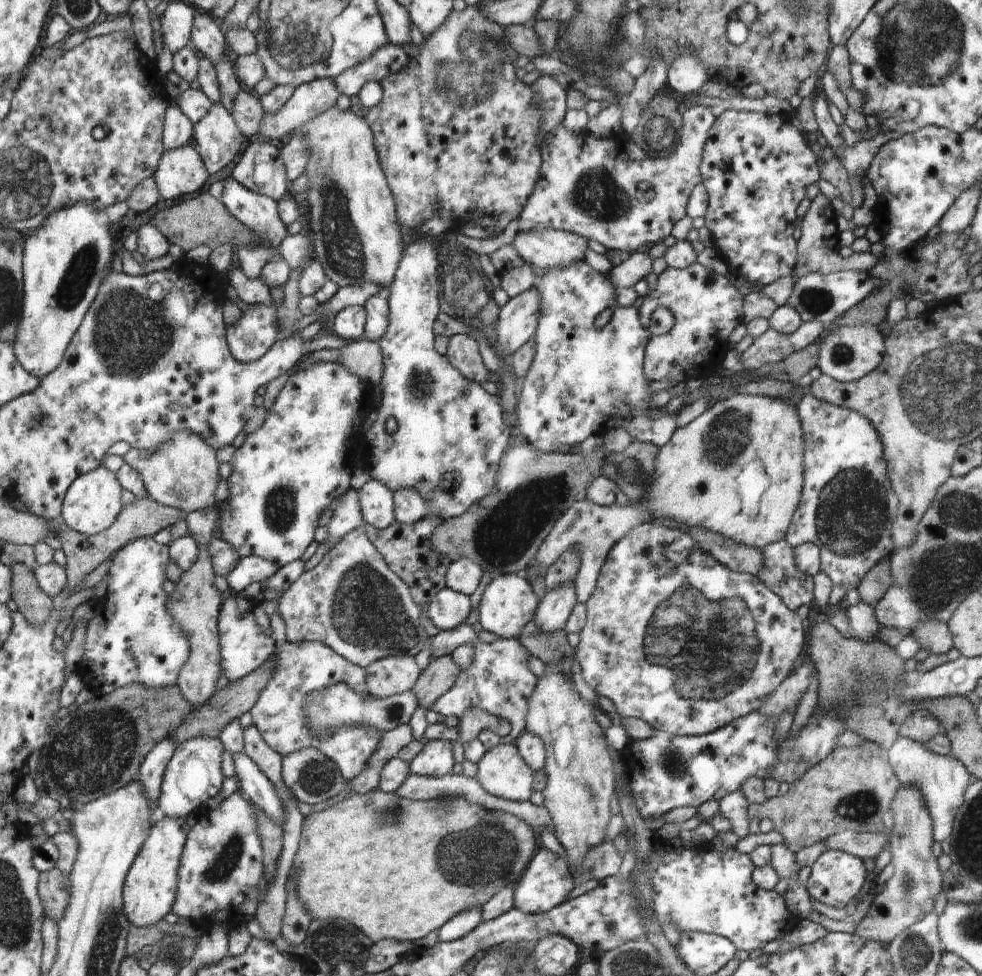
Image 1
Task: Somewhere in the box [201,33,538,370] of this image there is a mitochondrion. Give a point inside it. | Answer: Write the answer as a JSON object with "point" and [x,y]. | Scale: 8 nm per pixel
{"point":[335,227]}

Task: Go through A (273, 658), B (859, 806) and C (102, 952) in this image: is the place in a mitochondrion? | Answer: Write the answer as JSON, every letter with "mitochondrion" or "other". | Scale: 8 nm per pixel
{"A":"other","B":"mitochondrion","C":"mitochondrion"}

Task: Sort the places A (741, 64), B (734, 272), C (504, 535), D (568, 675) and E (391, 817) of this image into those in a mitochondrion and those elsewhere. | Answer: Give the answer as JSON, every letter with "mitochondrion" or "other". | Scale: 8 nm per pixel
{"A":"other","B":"other","C":"mitochondrion","D":"other","E":"mitochondrion"}

